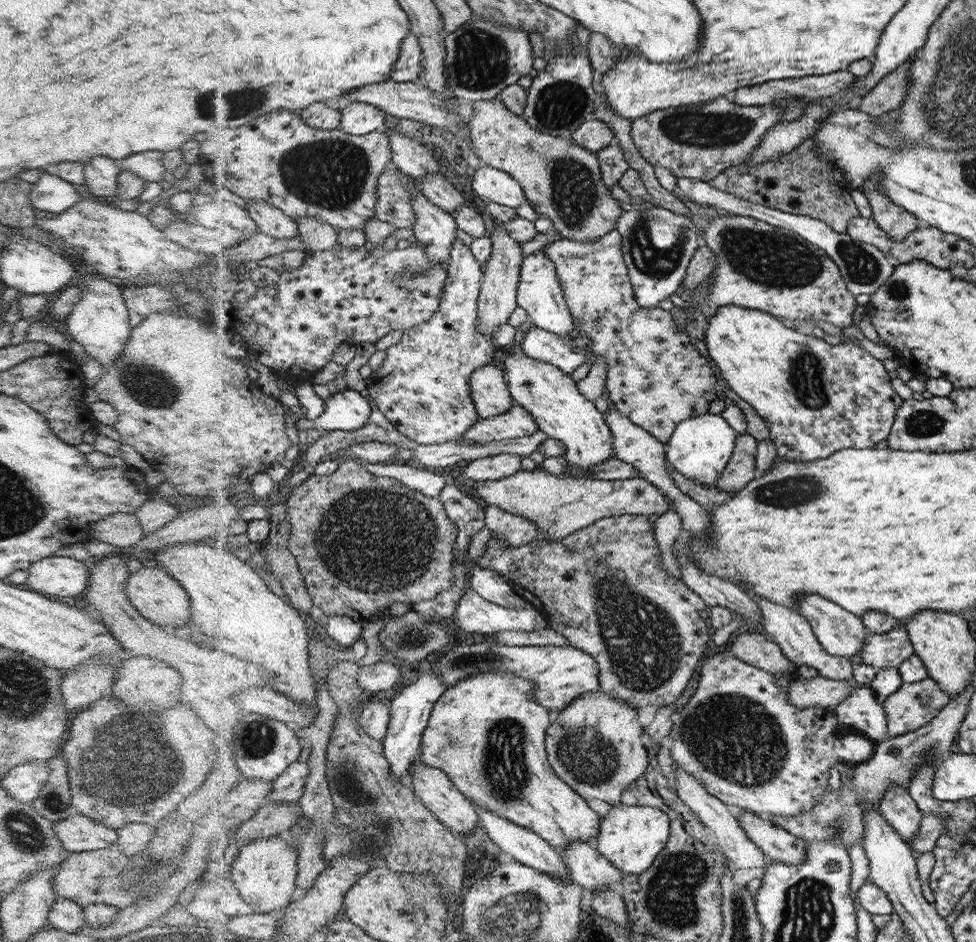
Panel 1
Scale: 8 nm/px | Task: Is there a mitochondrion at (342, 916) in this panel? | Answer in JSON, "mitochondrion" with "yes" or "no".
{"mitochondrion":"no"}

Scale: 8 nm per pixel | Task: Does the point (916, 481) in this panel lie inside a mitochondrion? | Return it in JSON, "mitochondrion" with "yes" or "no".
{"mitochondrion":"no"}

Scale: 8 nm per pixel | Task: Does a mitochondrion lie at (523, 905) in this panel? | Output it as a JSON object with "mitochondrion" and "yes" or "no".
{"mitochondrion":"yes"}

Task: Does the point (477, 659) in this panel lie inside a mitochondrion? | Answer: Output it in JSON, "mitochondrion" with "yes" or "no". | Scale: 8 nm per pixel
{"mitochondrion":"yes"}

